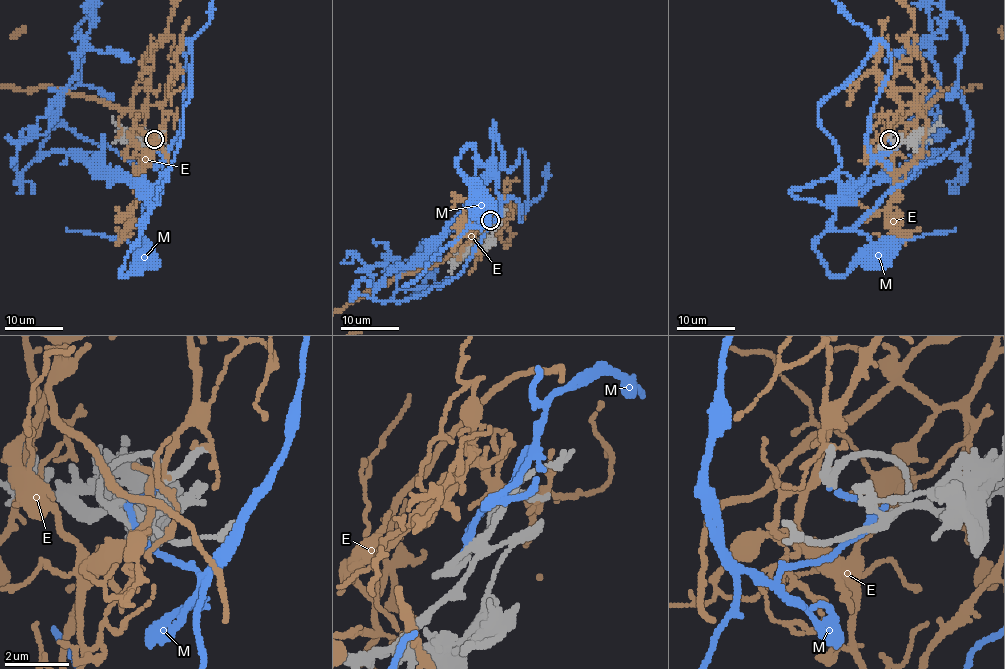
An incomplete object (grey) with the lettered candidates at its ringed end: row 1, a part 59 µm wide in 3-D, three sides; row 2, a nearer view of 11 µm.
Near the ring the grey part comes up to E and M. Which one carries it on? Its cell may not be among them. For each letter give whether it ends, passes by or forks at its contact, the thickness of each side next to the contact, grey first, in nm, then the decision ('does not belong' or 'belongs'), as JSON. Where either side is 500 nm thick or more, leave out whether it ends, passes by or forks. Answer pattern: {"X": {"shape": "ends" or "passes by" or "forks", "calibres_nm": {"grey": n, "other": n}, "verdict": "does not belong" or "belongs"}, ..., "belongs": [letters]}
{"E": {"shape": "forks", "calibres_nm": {"grey": 300, "other": 200}, "verdict": "does not belong"}, "M": {"shape": "ends", "calibres_nm": {"grey": 280, "other": 120}, "verdict": "belongs"}, "belongs": ["M"]}

